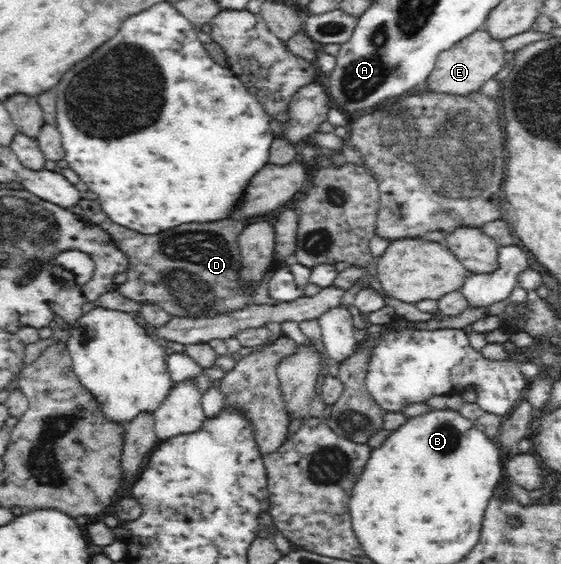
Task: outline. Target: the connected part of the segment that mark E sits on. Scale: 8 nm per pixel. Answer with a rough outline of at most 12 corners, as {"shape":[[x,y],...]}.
{"shape":[[484,26],[441,52],[427,90],[471,94],[503,69]]}

